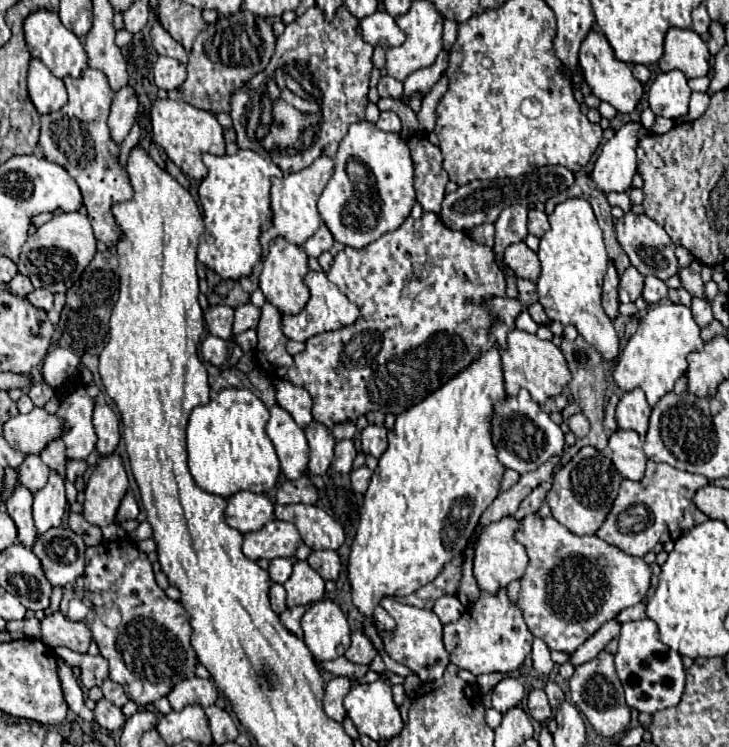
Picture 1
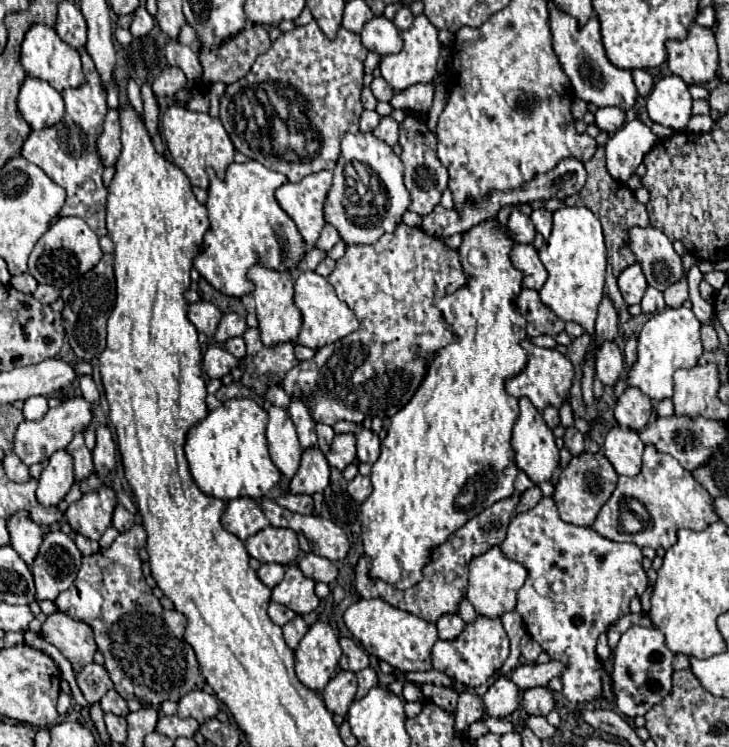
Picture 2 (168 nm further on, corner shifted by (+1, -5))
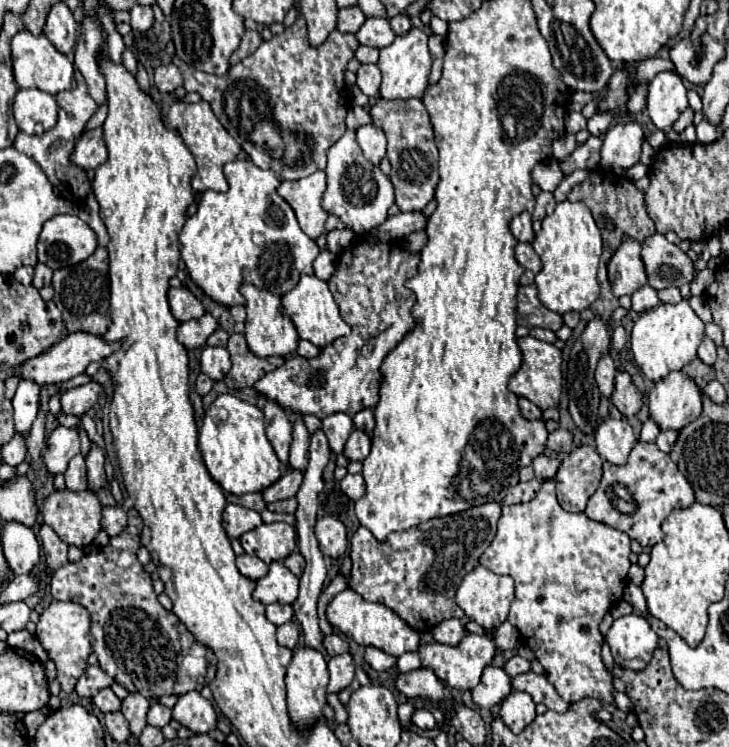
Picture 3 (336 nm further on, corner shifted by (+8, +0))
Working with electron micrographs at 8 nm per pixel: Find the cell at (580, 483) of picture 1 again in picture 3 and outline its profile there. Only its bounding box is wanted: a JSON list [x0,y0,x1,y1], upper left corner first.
[554,444,604,512]

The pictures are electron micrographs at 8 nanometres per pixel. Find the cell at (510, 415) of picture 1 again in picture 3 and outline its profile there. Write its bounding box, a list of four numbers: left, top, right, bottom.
[518,398,542,420]

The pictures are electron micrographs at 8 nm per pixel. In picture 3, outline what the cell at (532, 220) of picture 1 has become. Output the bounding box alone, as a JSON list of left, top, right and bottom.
[532,192,554,220]

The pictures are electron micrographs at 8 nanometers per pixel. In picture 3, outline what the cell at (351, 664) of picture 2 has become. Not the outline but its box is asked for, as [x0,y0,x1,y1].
[324,634,350,656]

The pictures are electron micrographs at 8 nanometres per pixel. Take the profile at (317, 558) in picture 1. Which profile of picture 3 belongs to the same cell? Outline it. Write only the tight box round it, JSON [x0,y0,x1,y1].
[284,550,306,576]

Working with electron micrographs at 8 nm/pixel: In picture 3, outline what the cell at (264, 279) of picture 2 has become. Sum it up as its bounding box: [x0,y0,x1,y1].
[240,284,298,356]

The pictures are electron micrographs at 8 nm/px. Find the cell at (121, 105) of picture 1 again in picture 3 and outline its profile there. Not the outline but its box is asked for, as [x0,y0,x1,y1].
[70,126,108,170]

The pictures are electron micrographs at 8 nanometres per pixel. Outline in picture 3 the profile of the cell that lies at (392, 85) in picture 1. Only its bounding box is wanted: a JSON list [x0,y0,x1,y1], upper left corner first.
[358,64,380,96]

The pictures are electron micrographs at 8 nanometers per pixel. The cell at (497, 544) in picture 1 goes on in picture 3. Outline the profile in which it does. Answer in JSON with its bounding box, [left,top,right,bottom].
[456,566,514,628]

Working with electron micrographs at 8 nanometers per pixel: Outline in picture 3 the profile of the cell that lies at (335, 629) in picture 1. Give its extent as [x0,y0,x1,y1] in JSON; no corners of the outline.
[286,646,328,728]

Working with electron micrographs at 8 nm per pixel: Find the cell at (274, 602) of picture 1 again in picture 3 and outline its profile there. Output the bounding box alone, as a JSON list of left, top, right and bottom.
[266,604,294,626]

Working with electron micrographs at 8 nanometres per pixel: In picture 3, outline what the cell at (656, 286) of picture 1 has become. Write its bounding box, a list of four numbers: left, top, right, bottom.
[632,284,660,314]

